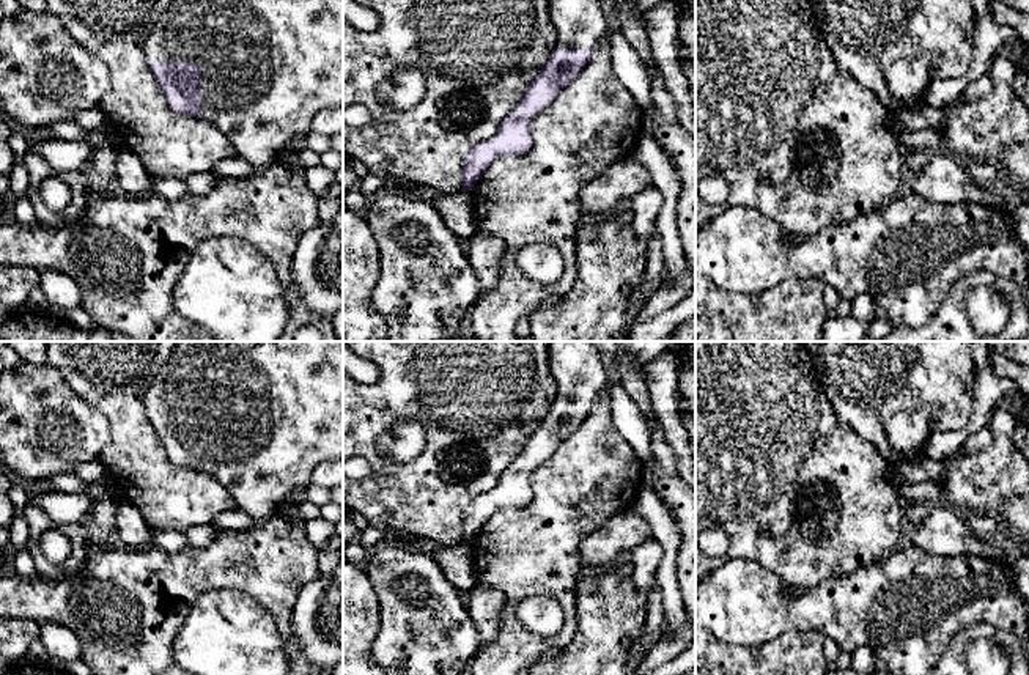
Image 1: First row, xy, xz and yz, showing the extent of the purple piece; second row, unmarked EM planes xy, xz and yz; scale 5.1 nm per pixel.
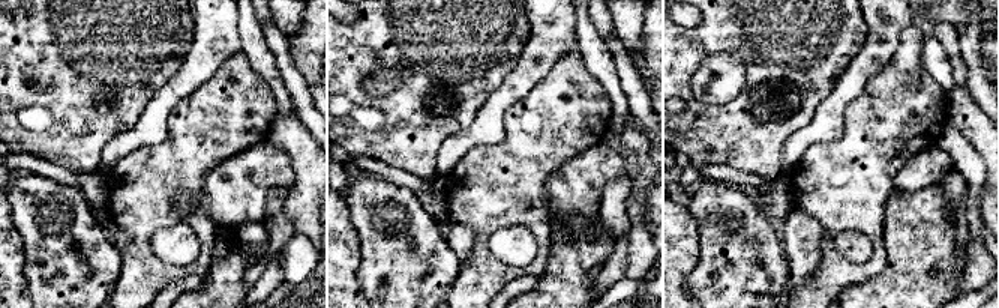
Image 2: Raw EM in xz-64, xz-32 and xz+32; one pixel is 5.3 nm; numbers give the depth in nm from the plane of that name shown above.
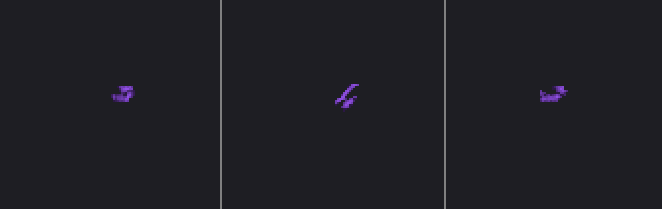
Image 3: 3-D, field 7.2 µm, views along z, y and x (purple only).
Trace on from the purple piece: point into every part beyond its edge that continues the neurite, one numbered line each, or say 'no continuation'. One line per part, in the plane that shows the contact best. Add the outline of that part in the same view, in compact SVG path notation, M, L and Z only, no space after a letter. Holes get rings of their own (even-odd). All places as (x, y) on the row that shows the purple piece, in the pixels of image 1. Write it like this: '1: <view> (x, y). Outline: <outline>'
1: xy (268, 66). Outline: M172 0L145 39L146 61L198 61L201 65L201 104L205 120L219 127L238 156L253 168L264 168L286 153L286 145L310 131L315 113L324 107L343 107L343 0Z

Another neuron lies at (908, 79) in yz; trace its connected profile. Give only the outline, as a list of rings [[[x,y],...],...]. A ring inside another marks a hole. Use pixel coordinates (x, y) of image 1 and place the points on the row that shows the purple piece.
[[[928,53],[894,61],[886,69],[889,91],[902,101],[924,104],[938,58],[938,55]]]

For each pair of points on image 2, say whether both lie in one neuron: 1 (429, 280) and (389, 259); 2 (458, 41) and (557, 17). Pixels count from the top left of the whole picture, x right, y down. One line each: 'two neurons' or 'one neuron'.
1: one neuron
2: two neurons

